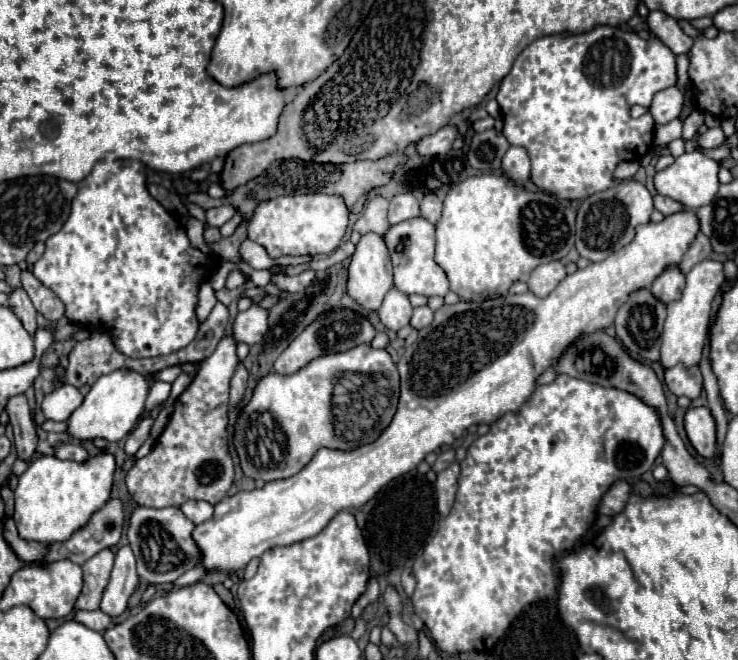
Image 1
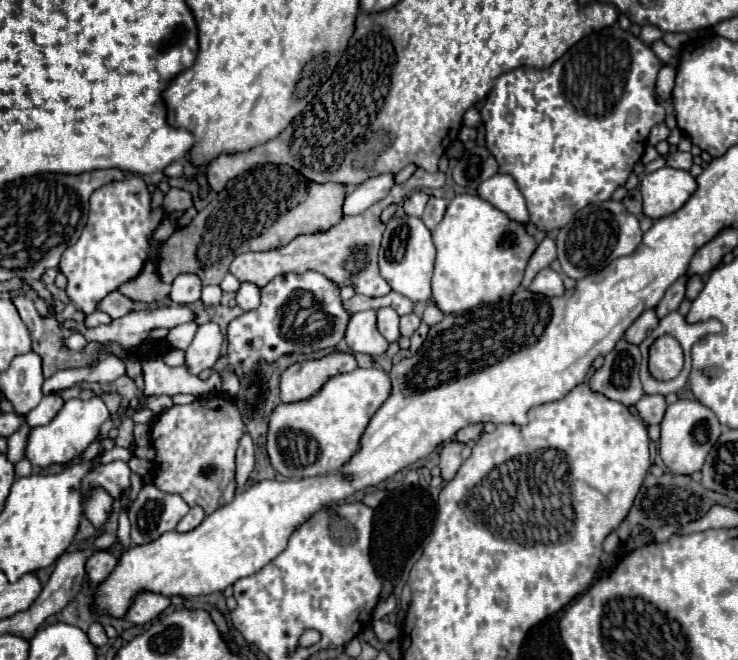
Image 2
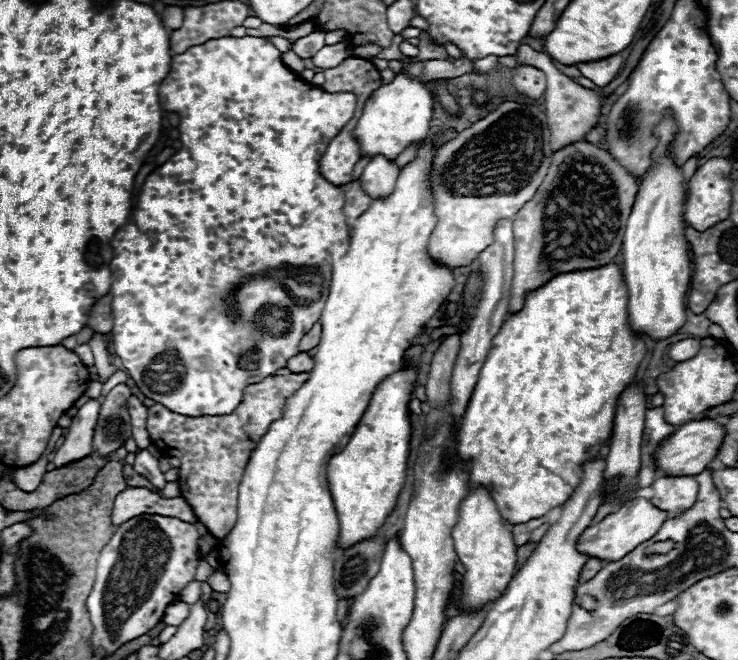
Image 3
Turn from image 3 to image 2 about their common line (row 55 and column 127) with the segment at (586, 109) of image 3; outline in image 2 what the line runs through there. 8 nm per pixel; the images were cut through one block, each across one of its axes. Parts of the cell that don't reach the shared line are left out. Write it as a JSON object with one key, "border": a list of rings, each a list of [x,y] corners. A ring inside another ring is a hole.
{"border":[[[128,509],[121,511],[120,516],[118,516],[118,530],[116,530],[116,534],[118,534],[118,538],[122,540],[124,546],[132,546],[132,542],[130,542]]]}

